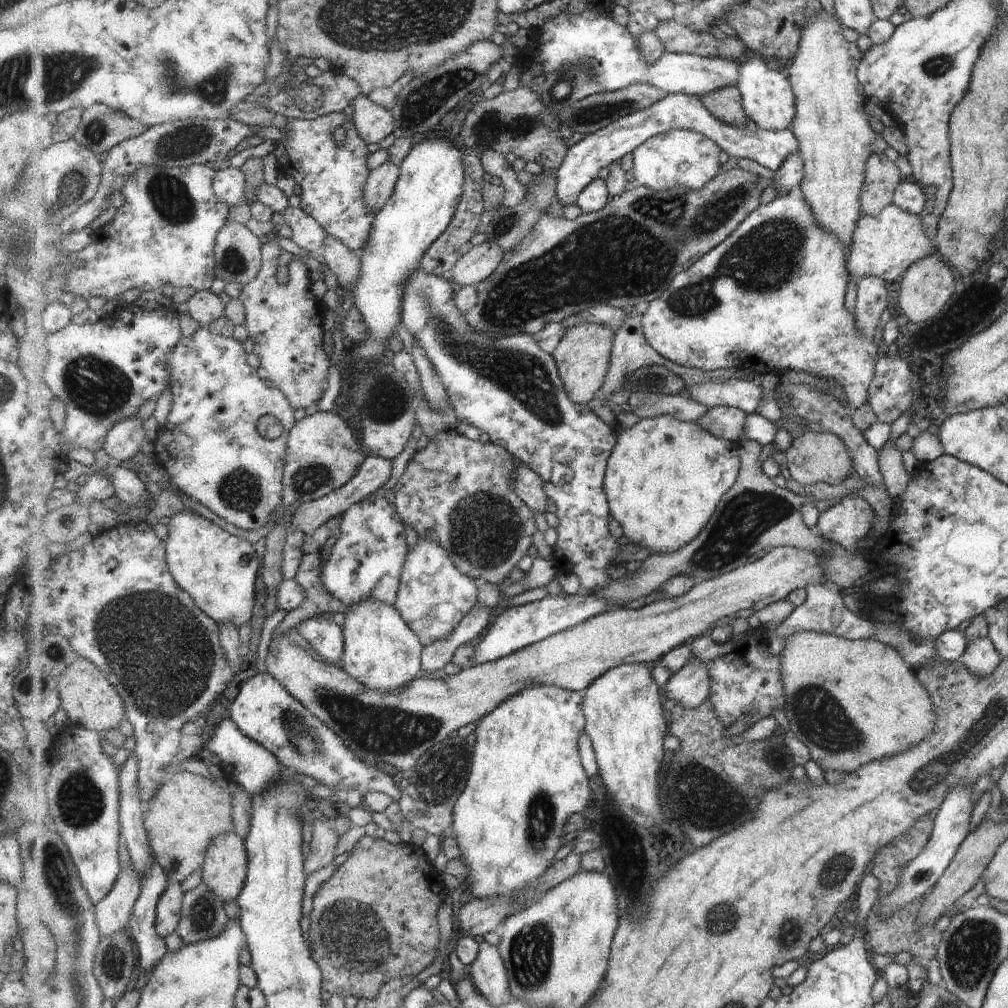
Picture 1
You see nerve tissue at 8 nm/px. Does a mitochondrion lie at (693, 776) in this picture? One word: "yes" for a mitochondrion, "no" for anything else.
yes

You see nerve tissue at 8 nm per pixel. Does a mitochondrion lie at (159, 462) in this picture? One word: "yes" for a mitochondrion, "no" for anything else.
no

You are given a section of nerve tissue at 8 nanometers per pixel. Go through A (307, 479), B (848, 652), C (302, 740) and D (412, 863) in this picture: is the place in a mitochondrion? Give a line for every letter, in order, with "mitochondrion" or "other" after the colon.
A: mitochondrion
B: other
C: mitochondrion
D: other

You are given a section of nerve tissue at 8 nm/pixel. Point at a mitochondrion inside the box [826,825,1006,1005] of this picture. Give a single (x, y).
(972, 949)

